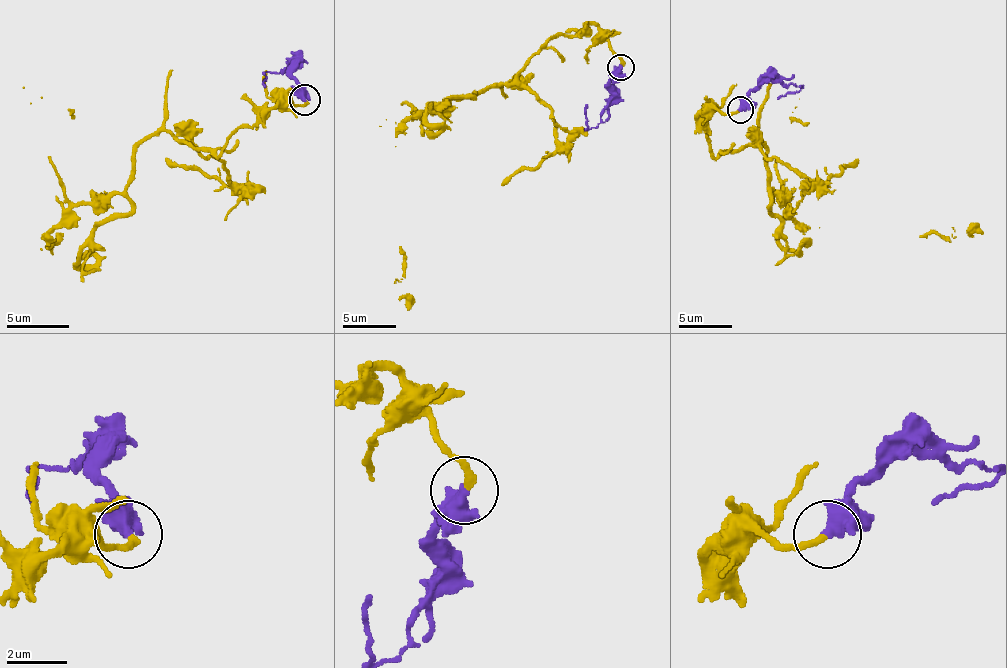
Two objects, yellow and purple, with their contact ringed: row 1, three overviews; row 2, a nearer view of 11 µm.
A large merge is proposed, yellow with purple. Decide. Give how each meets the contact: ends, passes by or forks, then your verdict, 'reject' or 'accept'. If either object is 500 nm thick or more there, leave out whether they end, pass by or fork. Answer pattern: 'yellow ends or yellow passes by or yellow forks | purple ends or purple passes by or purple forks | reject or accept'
accept

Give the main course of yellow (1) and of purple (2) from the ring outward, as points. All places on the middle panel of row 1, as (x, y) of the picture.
1: (621, 65), (586, 25), (554, 36), (509, 84), (415, 113), (401, 127), (409, 309)
2: (621, 68), (610, 78), (608, 108), (600, 121), (589, 127), (586, 105)

